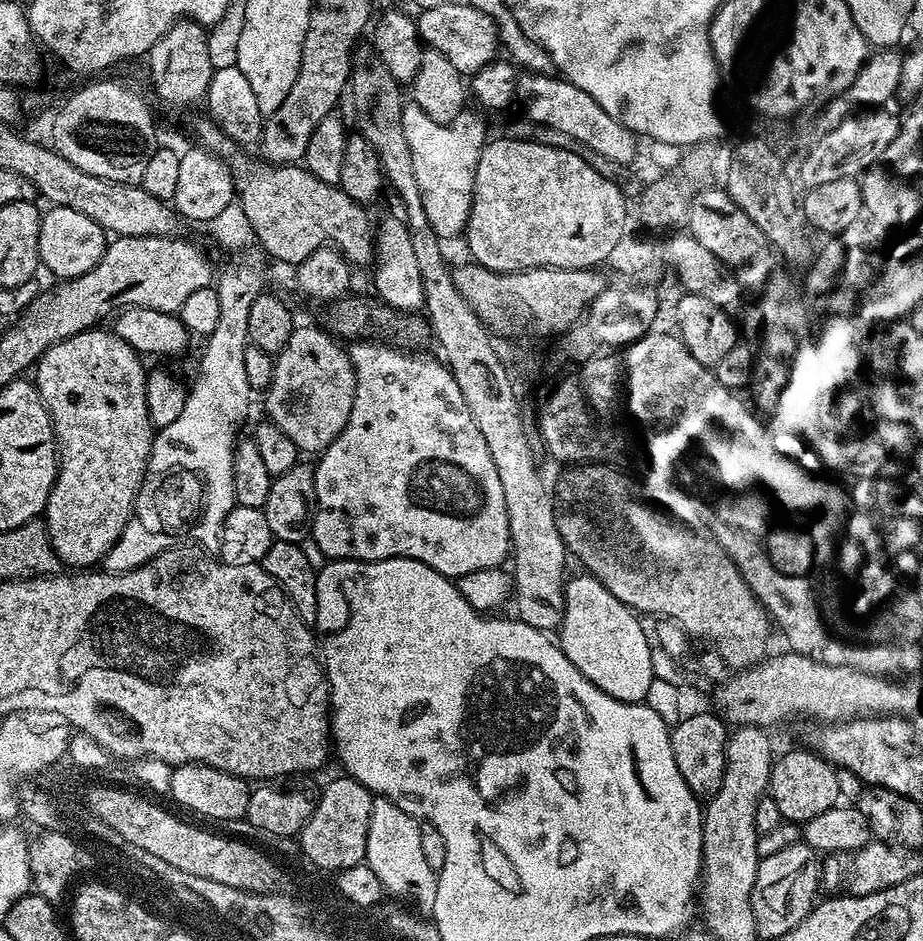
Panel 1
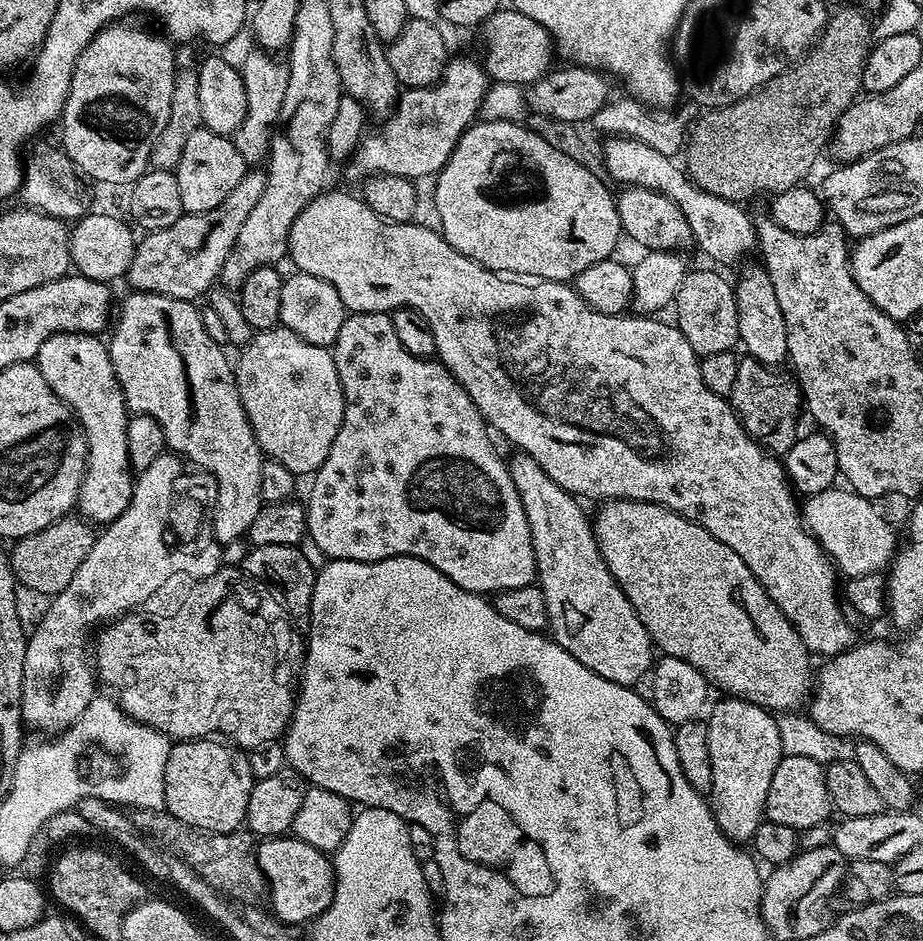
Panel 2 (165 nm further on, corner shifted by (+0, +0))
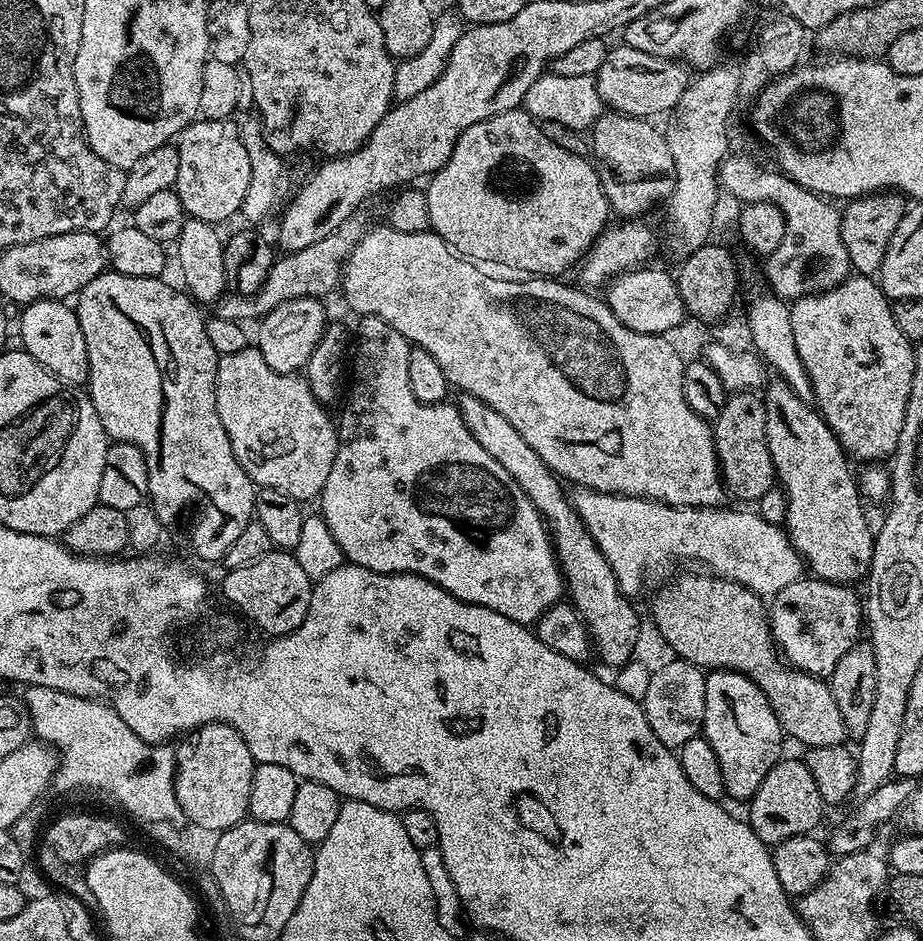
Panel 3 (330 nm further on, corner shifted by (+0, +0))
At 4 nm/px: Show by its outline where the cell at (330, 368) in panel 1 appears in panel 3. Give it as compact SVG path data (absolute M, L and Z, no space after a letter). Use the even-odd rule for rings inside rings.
M249 346L238 350L238 354L226 354L216 361L216 409L222 426L230 438L234 458L246 470L252 483L260 488L282 490L290 498L301 502L315 501L326 486L330 466L334 466L334 454L338 443L338 428L328 417L329 409L310 390L303 375L270 370L260 349Z

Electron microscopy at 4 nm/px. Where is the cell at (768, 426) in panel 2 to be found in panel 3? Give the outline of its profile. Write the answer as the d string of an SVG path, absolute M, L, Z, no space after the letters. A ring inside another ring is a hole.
M755 391L731 393L725 399L722 410L716 415L712 424L712 437L716 447L716 457L720 460L720 471L727 495L751 502L762 499L763 495L777 483L776 467L766 446L766 406L763 399Z

